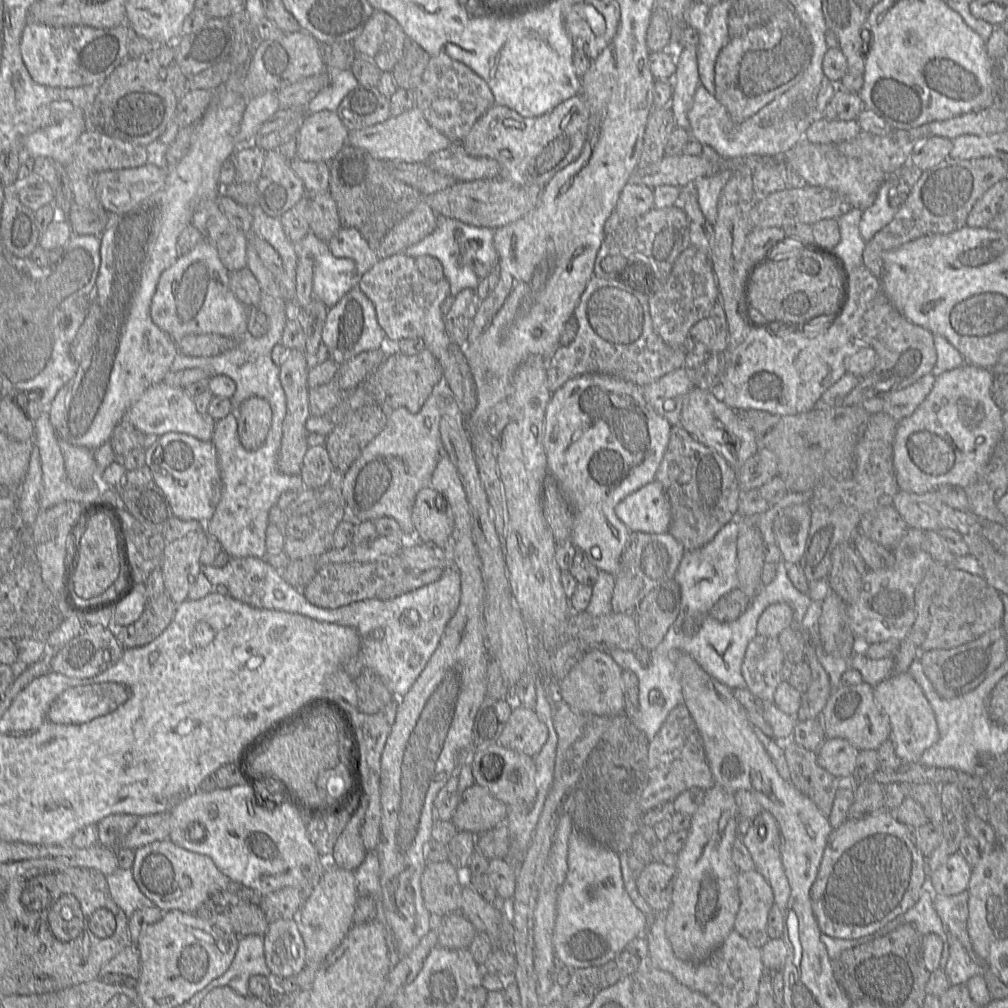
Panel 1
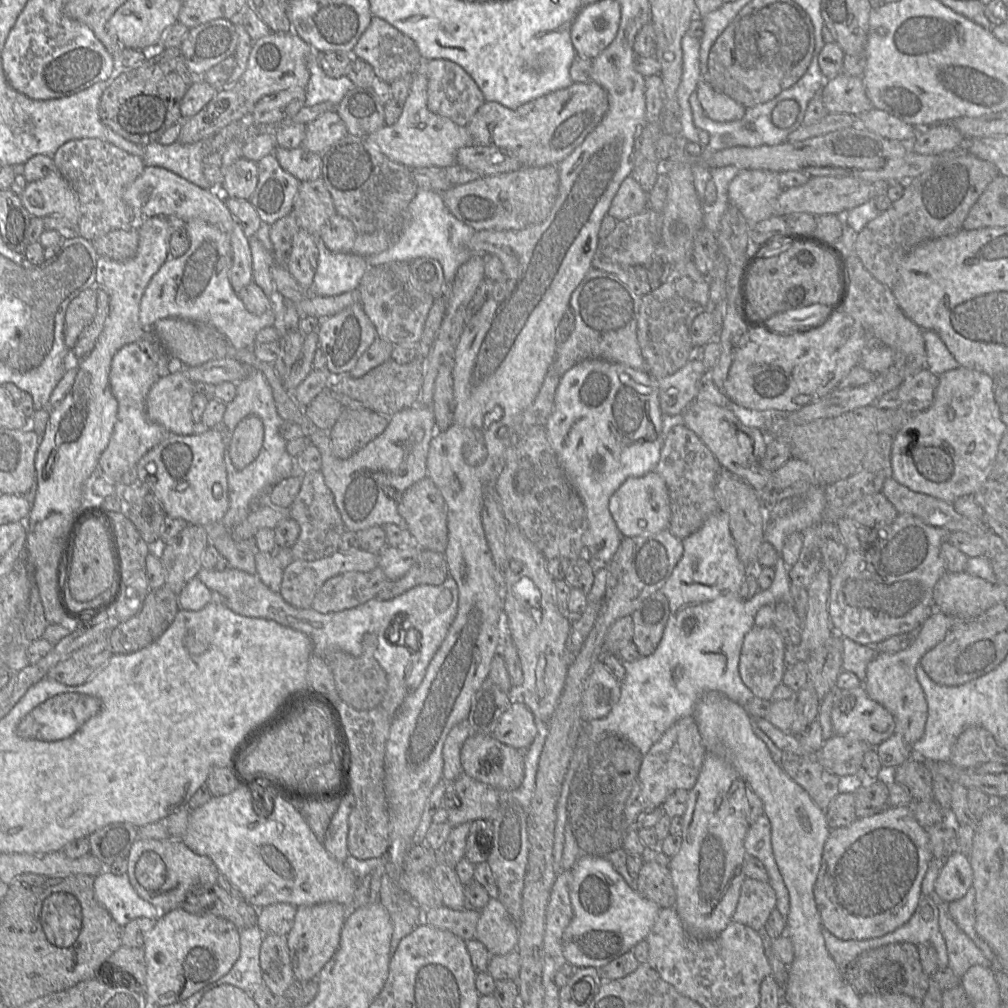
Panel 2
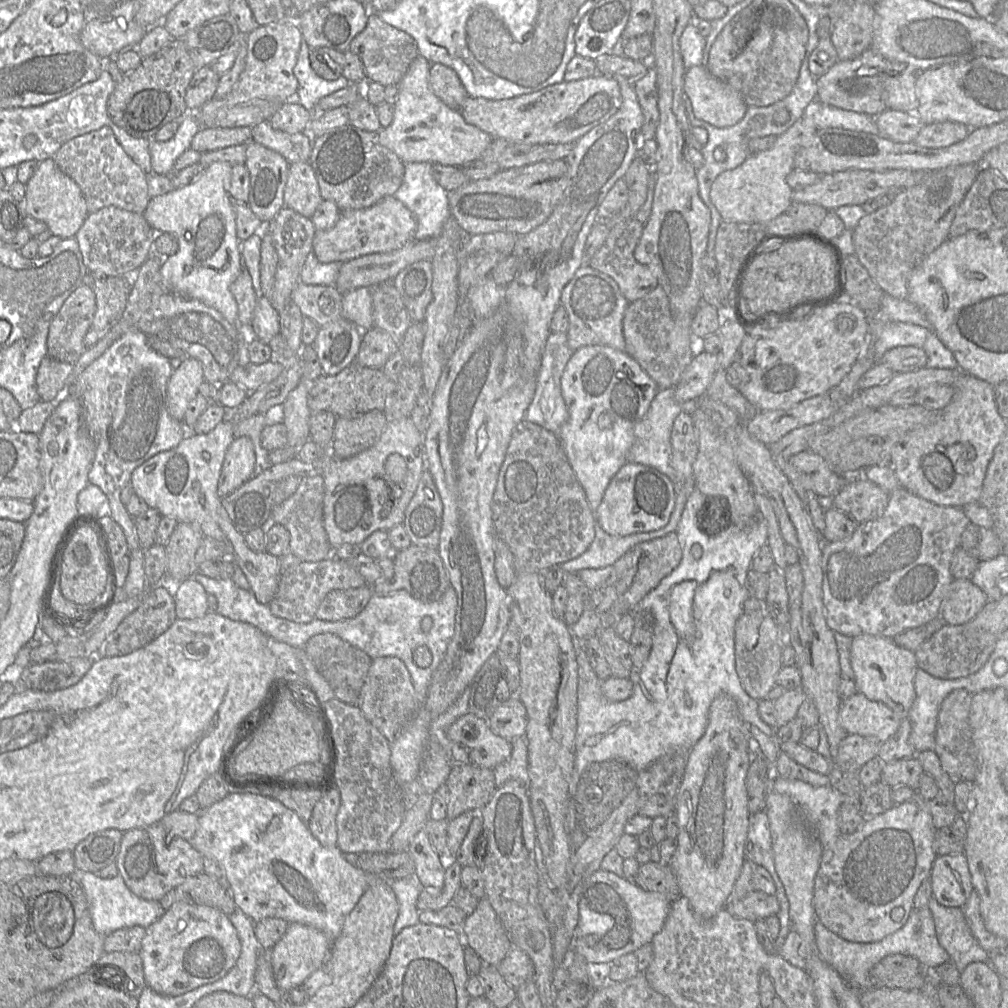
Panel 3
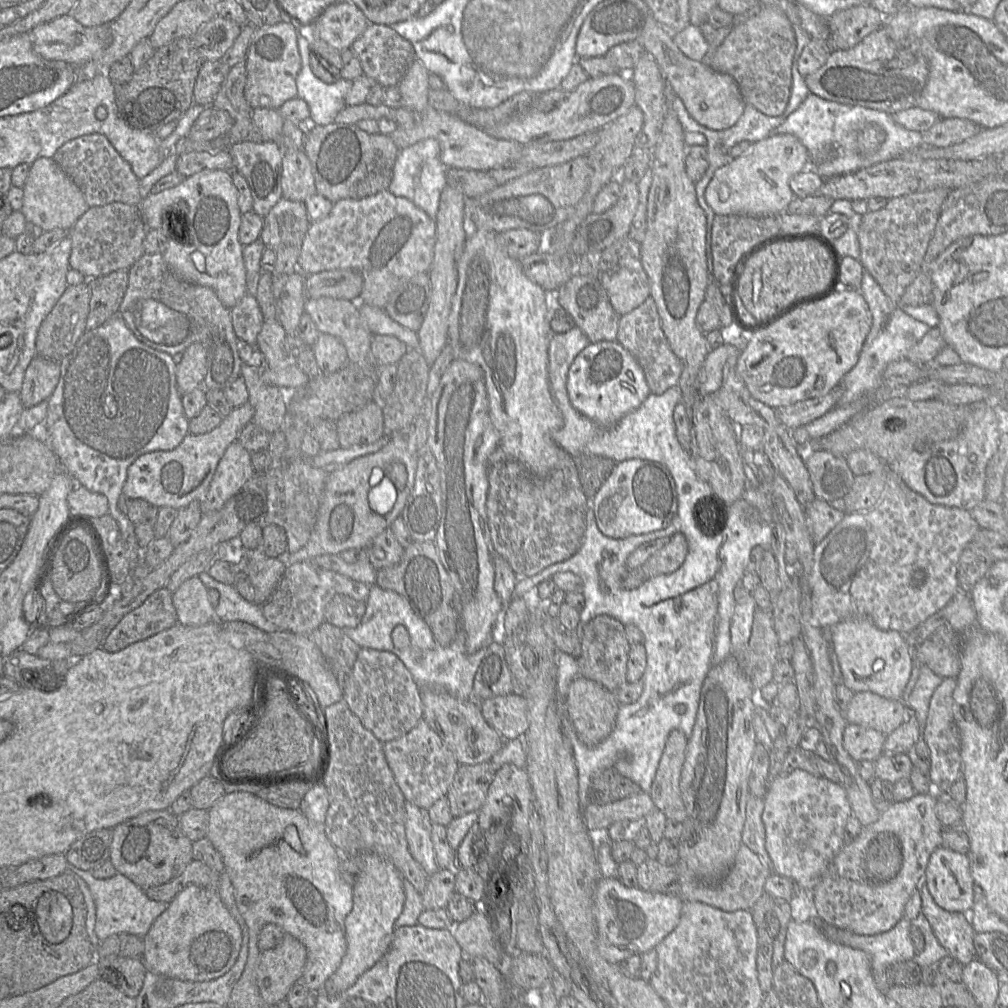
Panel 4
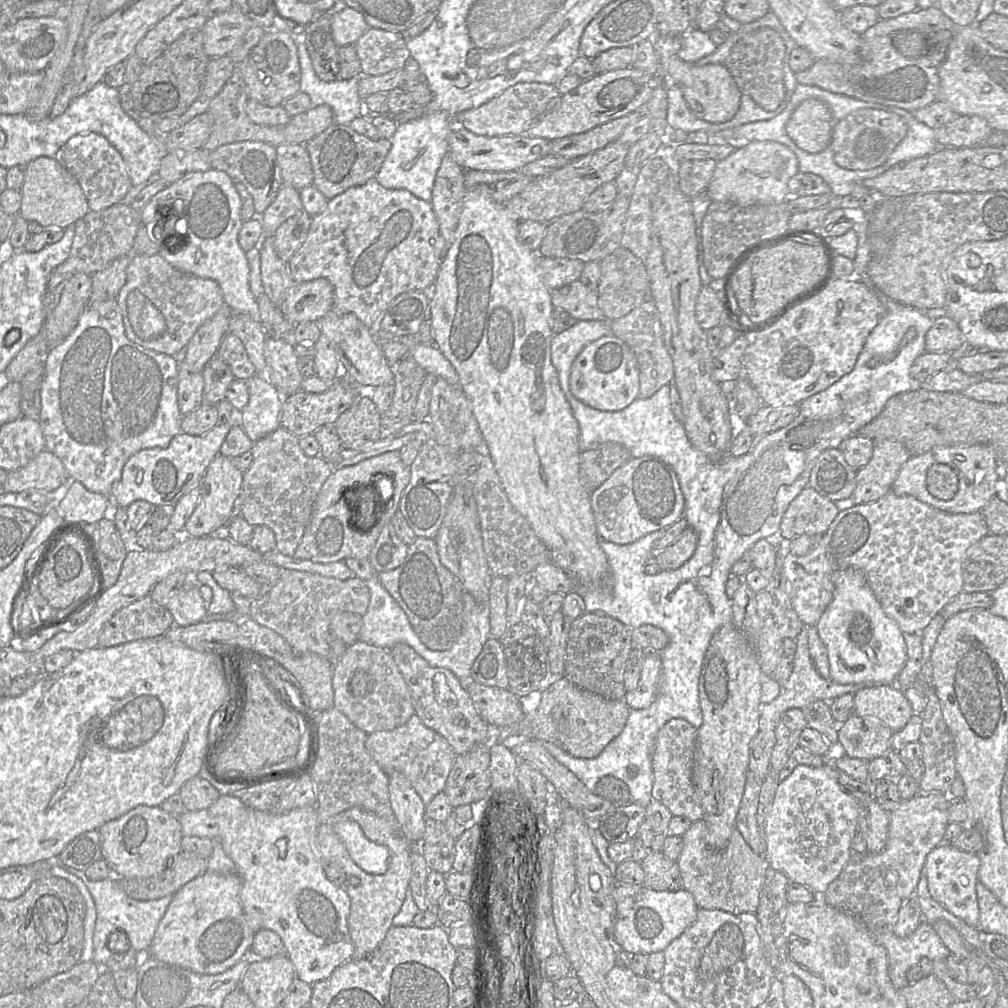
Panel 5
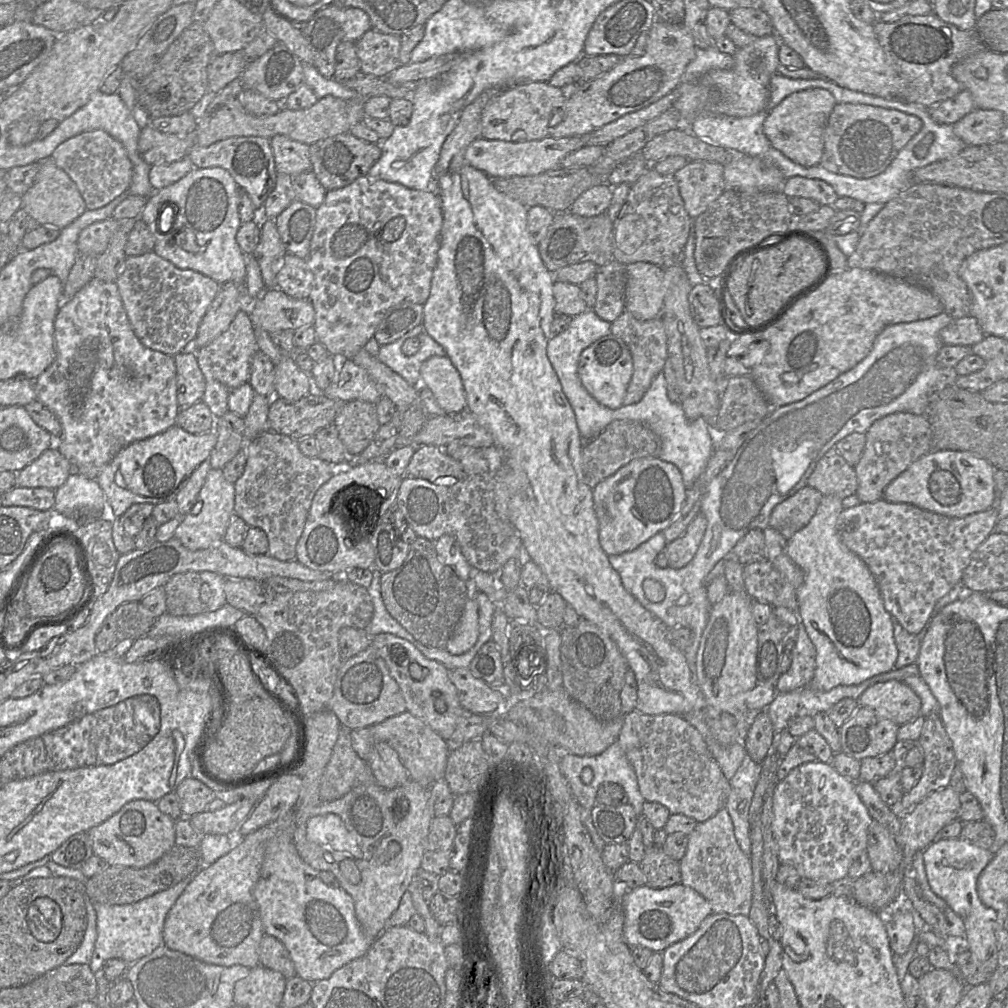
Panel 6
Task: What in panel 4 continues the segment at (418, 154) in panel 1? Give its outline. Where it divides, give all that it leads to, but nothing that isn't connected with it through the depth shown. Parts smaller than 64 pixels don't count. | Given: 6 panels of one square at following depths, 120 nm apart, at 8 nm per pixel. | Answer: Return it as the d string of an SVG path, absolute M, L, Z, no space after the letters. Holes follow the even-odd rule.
M416 59L398 84L402 96L402 107L410 113L410 120L397 124L396 130L389 135L399 149L434 138L440 145L440 160L447 168L483 172L501 167L506 163L517 162L520 159L523 148L520 143L491 137L482 129L466 123L458 116L432 107L428 102L430 90L428 76L427 68Z

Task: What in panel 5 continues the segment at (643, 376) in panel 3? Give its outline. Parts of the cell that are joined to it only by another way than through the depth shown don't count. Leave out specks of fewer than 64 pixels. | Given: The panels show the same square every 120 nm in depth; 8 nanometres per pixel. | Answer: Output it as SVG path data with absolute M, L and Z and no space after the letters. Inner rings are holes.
M612 334L586 346L572 364L571 393L579 401L600 411L625 409L638 398L639 386L639 367L634 352Z

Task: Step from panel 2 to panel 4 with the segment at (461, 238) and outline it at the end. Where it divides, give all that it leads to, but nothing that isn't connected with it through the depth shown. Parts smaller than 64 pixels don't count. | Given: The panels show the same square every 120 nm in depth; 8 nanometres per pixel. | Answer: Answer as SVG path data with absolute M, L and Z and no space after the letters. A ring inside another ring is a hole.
M434 138L422 140L400 149L388 191L395 196L410 200L436 222L440 194L447 185L446 170L447 167L440 160L439 142Z

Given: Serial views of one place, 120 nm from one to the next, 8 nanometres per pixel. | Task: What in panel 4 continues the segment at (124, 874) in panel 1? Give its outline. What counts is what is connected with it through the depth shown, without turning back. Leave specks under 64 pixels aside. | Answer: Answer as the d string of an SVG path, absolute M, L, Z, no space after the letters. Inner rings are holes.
M74 865L68 868L80 876L88 885L96 904L95 933L99 941L111 935L126 933L145 937L156 918L164 912L168 904L147 897L145 891L118 872L110 878L97 879L92 872Z

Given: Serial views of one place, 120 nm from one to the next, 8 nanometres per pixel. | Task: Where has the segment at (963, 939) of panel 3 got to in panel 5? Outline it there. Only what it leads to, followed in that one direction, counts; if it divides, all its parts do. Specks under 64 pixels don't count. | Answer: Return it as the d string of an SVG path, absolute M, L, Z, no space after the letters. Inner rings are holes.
M922 871L912 897L915 897L919 903L922 920L931 925L937 920L945 920L958 931L965 923L932 898L928 890L928 882L924 871Z

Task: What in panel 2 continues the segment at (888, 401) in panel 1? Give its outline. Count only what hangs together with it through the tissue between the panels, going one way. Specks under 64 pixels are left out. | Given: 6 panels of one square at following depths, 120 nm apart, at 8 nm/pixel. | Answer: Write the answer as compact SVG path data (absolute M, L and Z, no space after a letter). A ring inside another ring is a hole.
M928 369L909 376L898 388L900 406L909 414L927 410L933 403L939 377Z

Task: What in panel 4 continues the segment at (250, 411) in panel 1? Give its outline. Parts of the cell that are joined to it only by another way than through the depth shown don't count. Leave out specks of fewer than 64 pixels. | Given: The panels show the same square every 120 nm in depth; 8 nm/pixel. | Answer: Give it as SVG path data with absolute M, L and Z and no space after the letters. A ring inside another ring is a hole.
M235 440L220 459L208 491L200 501L202 514L220 509L254 472L251 452Z

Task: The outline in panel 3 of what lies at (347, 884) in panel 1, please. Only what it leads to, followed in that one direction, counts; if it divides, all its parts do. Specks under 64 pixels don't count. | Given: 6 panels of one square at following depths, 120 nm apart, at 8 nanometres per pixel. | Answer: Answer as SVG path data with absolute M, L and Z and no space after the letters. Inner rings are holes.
M289 923L284 935L270 949L273 975L278 988L290 991L298 985L303 985L313 972L325 966L330 951L331 942L323 932L304 924Z

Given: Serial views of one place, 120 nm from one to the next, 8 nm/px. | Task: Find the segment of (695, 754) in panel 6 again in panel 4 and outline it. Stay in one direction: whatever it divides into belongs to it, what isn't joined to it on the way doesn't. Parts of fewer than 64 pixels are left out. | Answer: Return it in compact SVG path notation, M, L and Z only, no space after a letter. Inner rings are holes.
M675 729L669 733L650 790L655 807L668 819L681 823L687 817L681 796L680 779L688 740L681 730Z

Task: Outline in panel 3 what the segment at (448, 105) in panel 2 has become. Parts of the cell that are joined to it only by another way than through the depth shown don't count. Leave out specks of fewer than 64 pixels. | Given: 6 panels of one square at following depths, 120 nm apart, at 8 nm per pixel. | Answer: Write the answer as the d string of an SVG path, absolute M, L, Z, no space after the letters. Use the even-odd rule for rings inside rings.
M440 63L431 64L430 86L434 94L451 109L459 110L468 97L457 73Z

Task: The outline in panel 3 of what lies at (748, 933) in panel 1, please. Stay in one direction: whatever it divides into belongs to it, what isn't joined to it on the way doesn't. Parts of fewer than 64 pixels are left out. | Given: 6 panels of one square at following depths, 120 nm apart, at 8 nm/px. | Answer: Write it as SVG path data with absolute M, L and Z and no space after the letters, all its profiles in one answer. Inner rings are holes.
M752 891L736 903L725 907L733 916L755 923L759 919L777 915L780 905L775 895Z

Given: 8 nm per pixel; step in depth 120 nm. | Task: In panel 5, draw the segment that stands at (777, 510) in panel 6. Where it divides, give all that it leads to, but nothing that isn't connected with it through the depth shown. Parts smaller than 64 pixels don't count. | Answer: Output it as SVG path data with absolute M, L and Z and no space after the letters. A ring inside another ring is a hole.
M807 487L789 504L783 514L778 539L791 541L805 534L822 536L839 512L833 501Z

